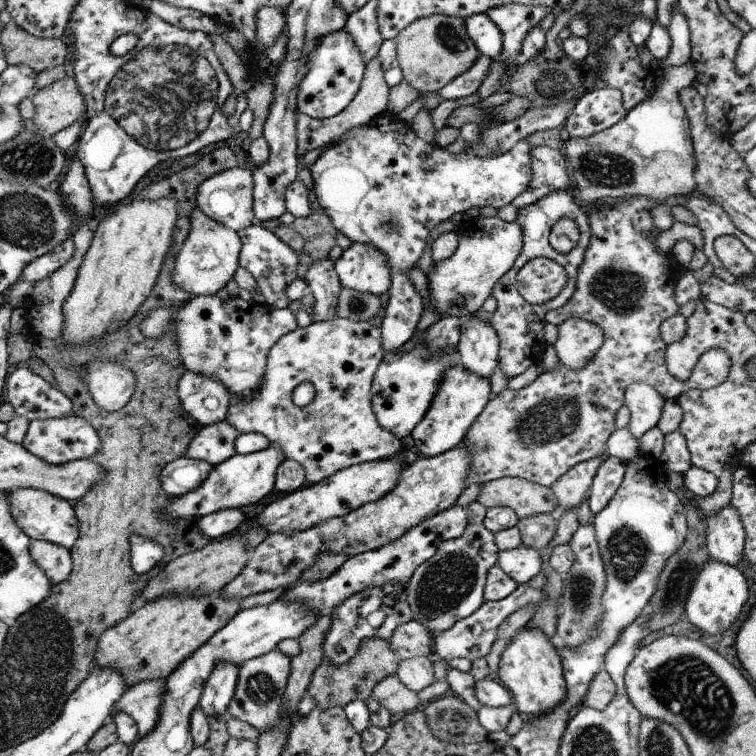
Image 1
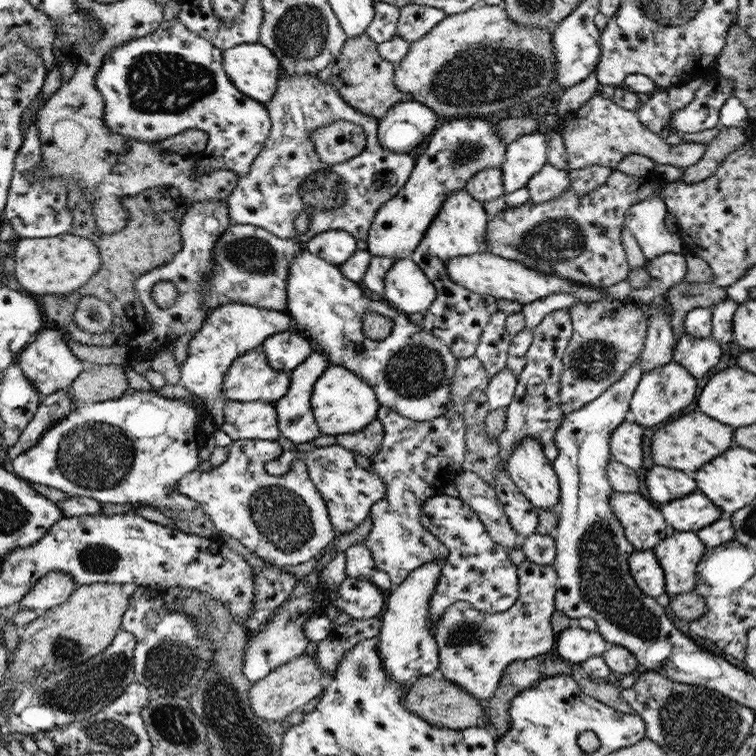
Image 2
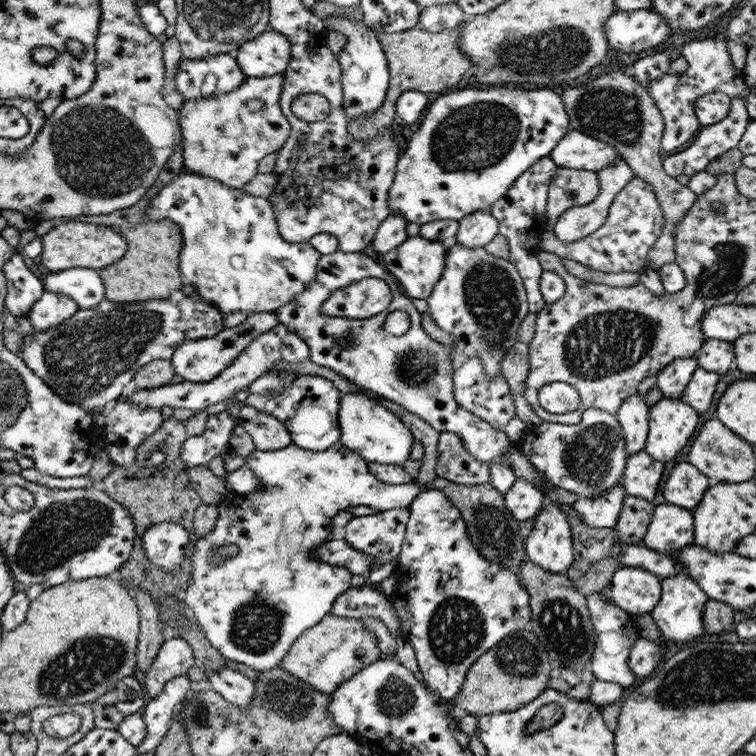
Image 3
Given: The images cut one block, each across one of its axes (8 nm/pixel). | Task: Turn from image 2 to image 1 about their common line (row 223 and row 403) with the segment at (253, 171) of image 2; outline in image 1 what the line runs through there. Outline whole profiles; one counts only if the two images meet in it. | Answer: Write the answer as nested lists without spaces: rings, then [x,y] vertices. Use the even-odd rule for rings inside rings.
[[[337,316],[282,336],[268,352],[265,372],[257,391],[249,399],[232,403],[225,422],[239,435],[261,433],[266,436],[271,446],[277,447],[284,458],[293,459],[304,468],[309,485],[320,483],[353,465],[396,457],[403,447],[402,442],[378,423],[372,407],[373,377],[385,354],[381,336],[382,329],[367,321],[352,321]],[[302,382],[311,382],[316,396],[308,406],[299,408],[294,404],[292,394]]]

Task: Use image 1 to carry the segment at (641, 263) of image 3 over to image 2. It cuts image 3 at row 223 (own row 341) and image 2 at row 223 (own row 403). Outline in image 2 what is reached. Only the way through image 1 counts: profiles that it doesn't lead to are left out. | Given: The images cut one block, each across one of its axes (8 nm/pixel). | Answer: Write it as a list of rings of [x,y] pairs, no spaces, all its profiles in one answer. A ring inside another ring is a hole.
[[[655,169],[644,178],[614,170],[602,186],[584,196],[576,196],[572,186],[568,186],[560,198],[550,202],[534,204],[528,200],[520,206],[505,206],[500,214],[488,217],[488,253],[598,287],[626,281],[631,269],[622,243],[626,211],[645,198],[663,196],[666,183]]]

